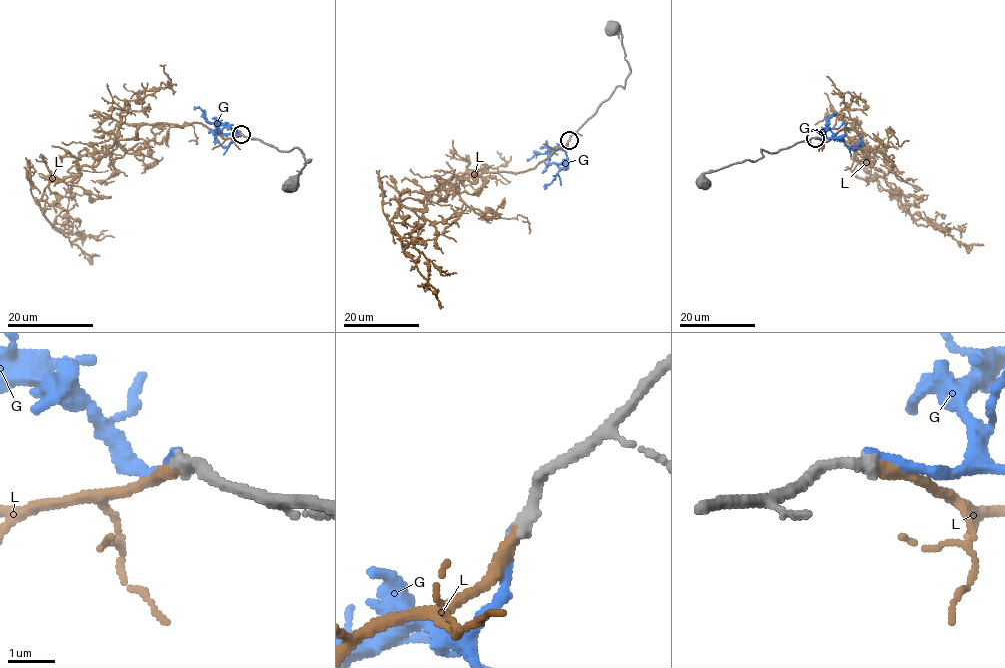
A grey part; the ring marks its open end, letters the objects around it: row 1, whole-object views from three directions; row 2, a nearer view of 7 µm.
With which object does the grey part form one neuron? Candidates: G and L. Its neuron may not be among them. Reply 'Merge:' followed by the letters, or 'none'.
Merge: L

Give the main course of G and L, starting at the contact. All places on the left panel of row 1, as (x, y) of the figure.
G: (240, 134), (226, 147), (213, 134)
L: (242, 135), (142, 124), (95, 166), (50, 180), (41, 212), (97, 255)

